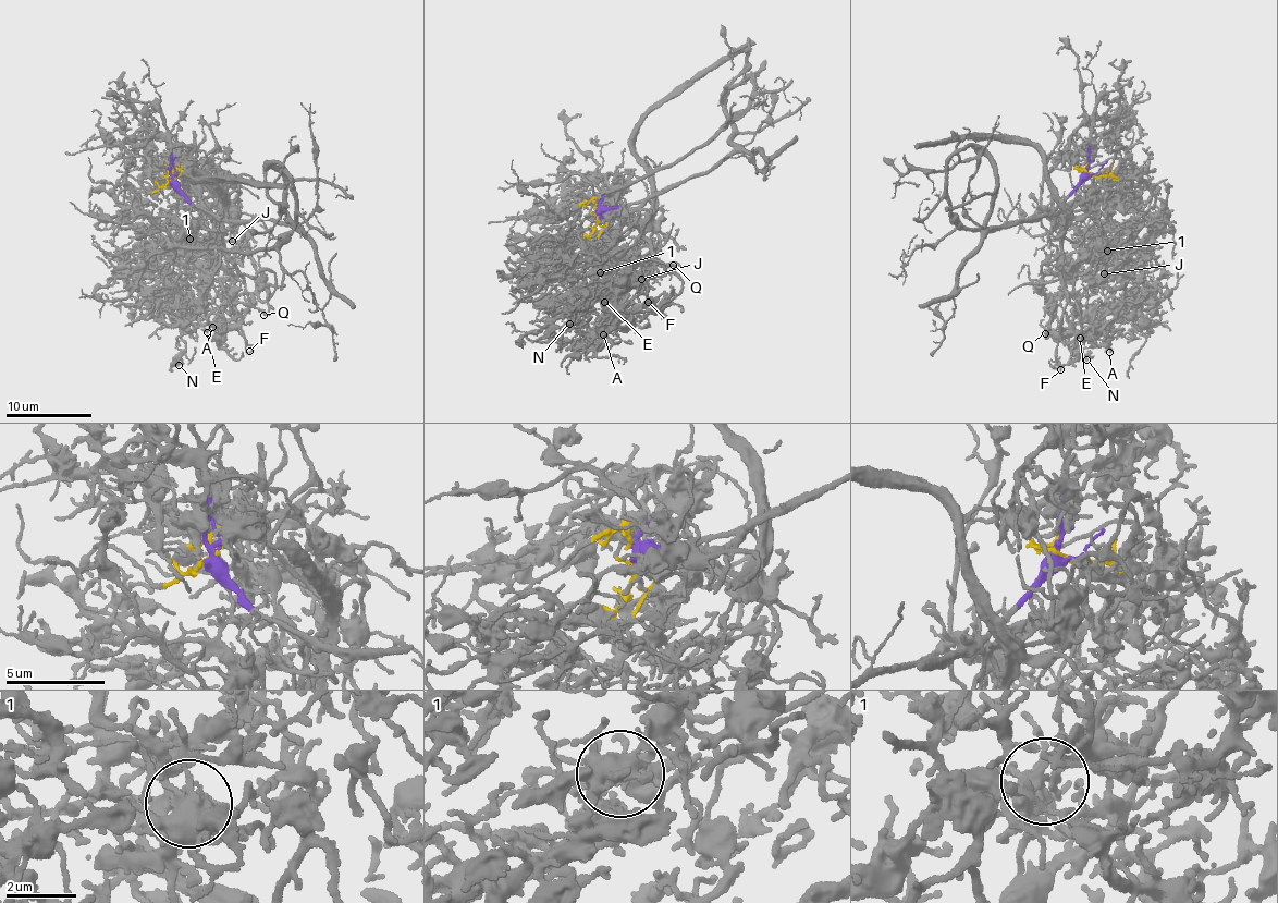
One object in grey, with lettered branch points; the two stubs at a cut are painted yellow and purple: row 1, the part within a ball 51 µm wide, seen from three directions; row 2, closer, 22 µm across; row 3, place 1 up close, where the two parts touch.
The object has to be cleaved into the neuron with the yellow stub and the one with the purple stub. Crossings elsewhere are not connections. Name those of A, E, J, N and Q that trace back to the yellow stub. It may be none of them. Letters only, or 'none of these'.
A, E, J, N, Q

